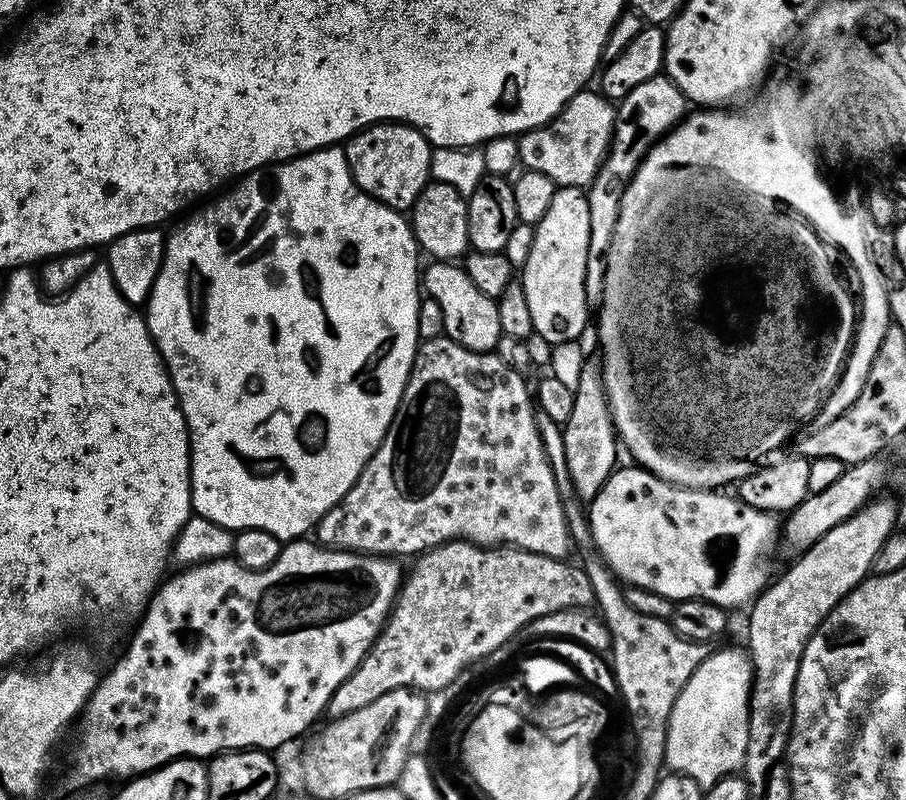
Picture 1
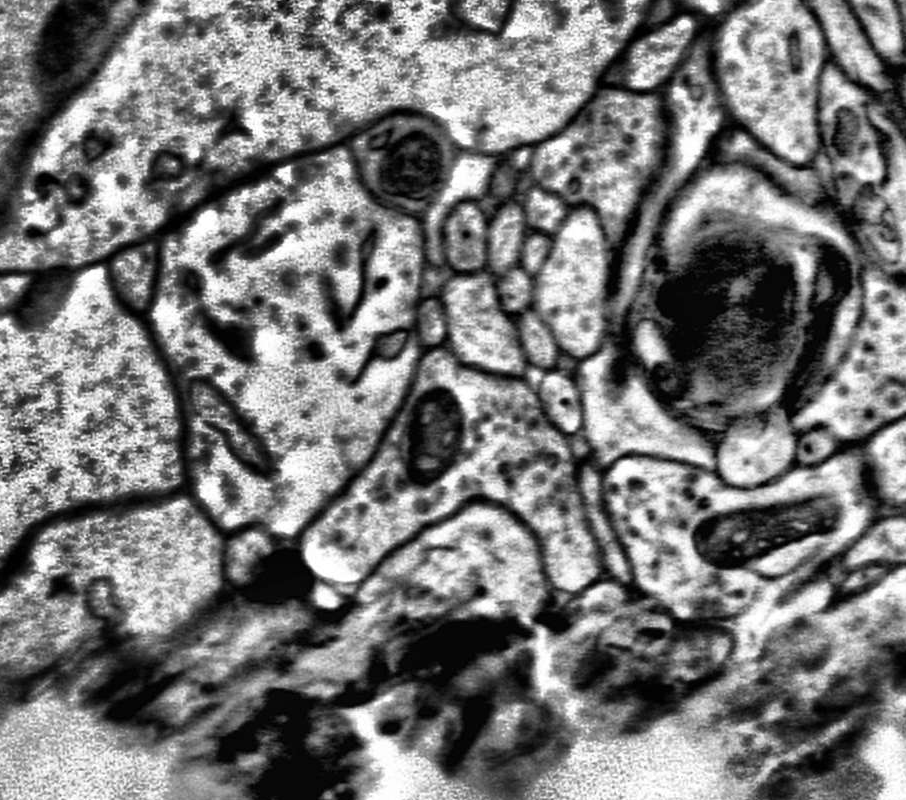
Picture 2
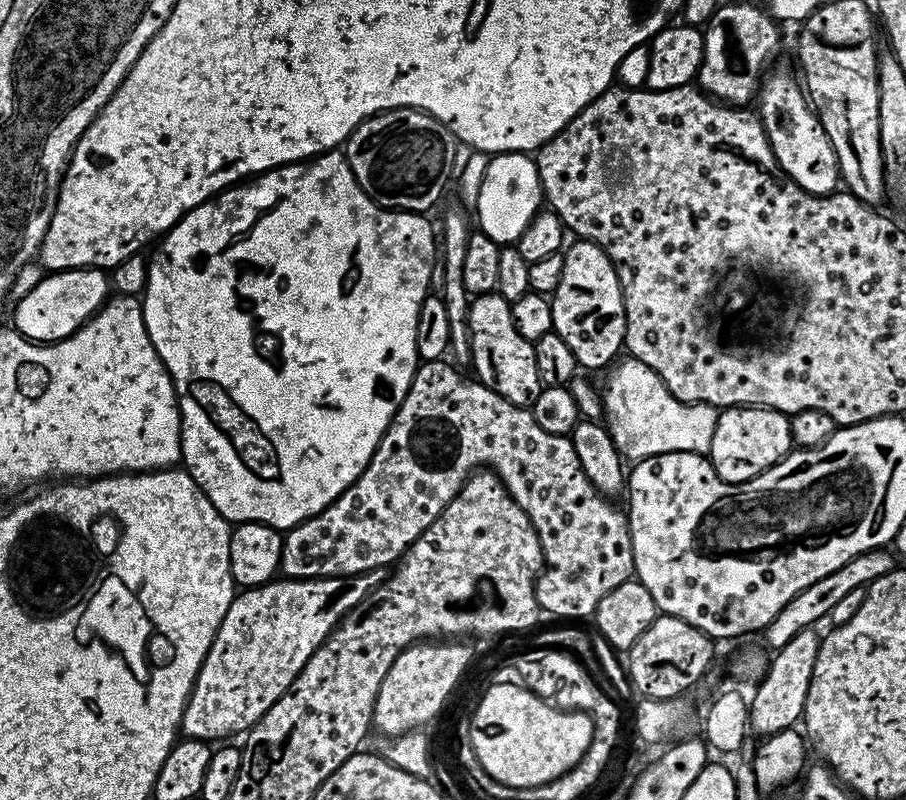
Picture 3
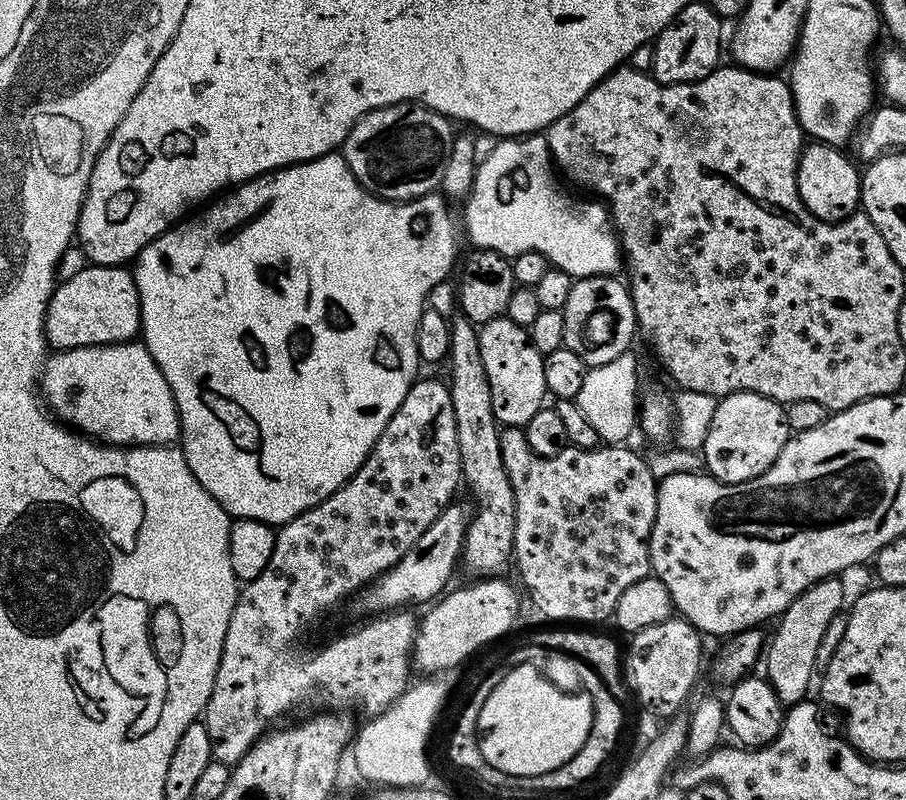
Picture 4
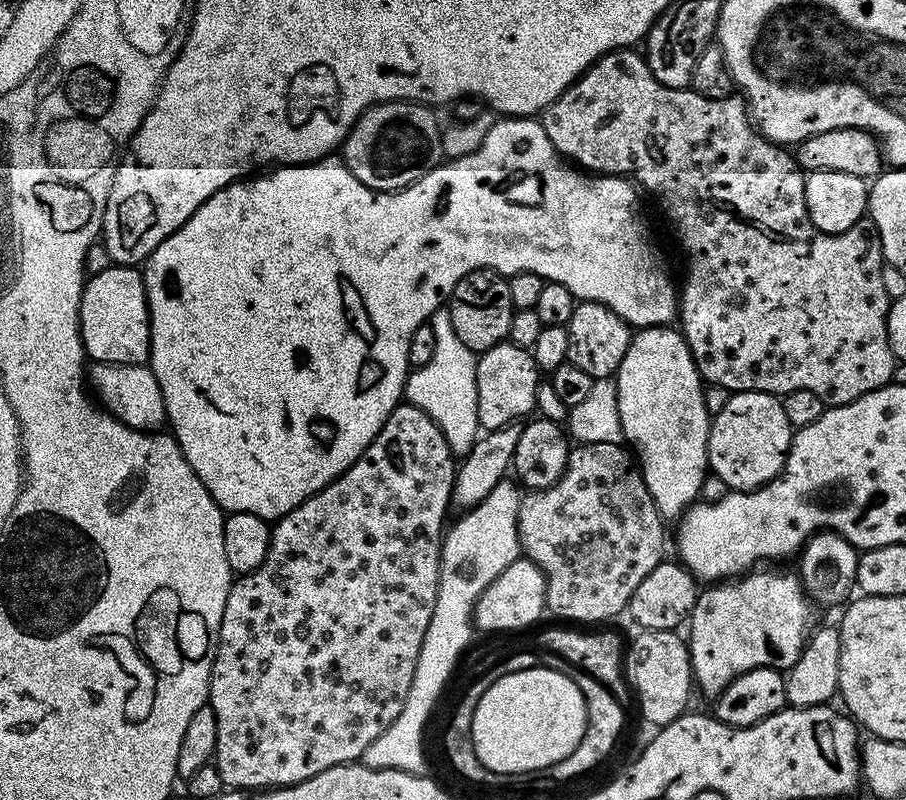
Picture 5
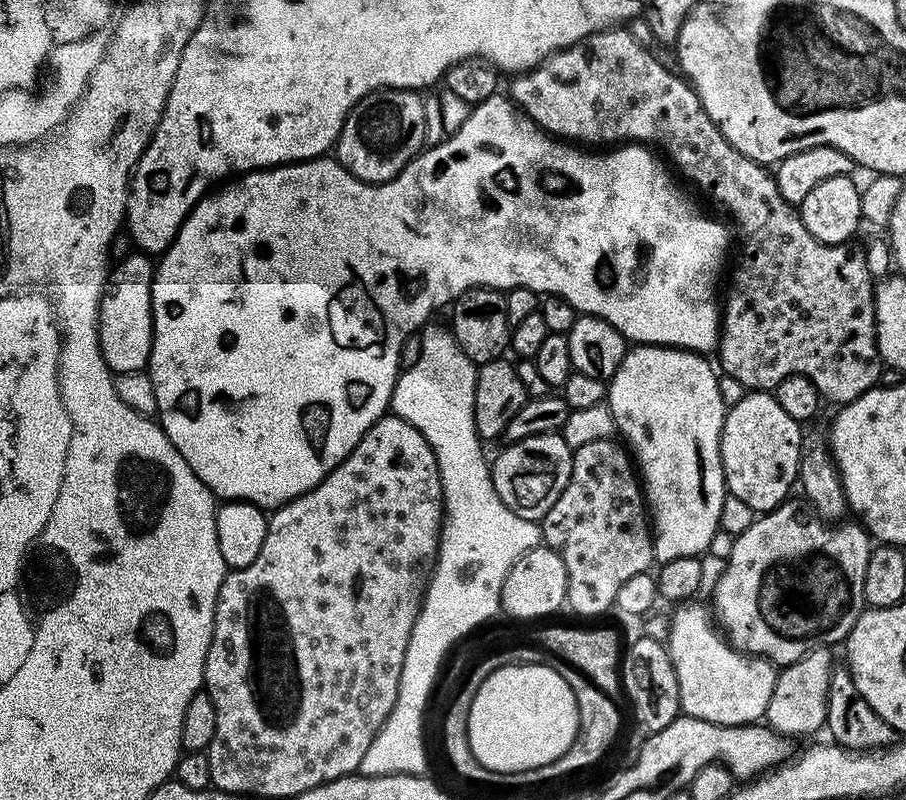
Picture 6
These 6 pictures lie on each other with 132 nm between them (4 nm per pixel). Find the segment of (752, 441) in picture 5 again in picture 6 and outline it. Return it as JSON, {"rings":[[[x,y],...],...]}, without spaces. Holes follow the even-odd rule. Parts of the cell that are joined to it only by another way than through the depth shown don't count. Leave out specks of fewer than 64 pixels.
{"rings":[[[752,390],[743,398],[742,402],[731,405],[725,411],[724,425],[720,435],[720,461],[724,471],[724,487],[736,500],[741,500],[748,508],[753,508],[753,513],[763,514],[773,512],[779,504],[789,499],[788,491],[792,483],[797,483],[800,474],[800,448],[801,421],[790,418],[782,406],[778,406],[775,395],[768,390]]]}

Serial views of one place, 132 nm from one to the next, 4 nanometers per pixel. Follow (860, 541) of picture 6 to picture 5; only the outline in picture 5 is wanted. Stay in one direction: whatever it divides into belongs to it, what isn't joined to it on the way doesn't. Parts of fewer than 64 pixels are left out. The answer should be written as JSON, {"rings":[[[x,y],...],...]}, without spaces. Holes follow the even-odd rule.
{"rings":[[[752,570],[727,582],[716,582],[699,593],[692,614],[686,621],[688,653],[692,659],[692,678],[709,698],[715,698],[733,684],[742,674],[755,668],[789,670],[795,666],[810,636],[808,623],[812,620],[812,608],[799,575],[788,572],[760,572]]]}

